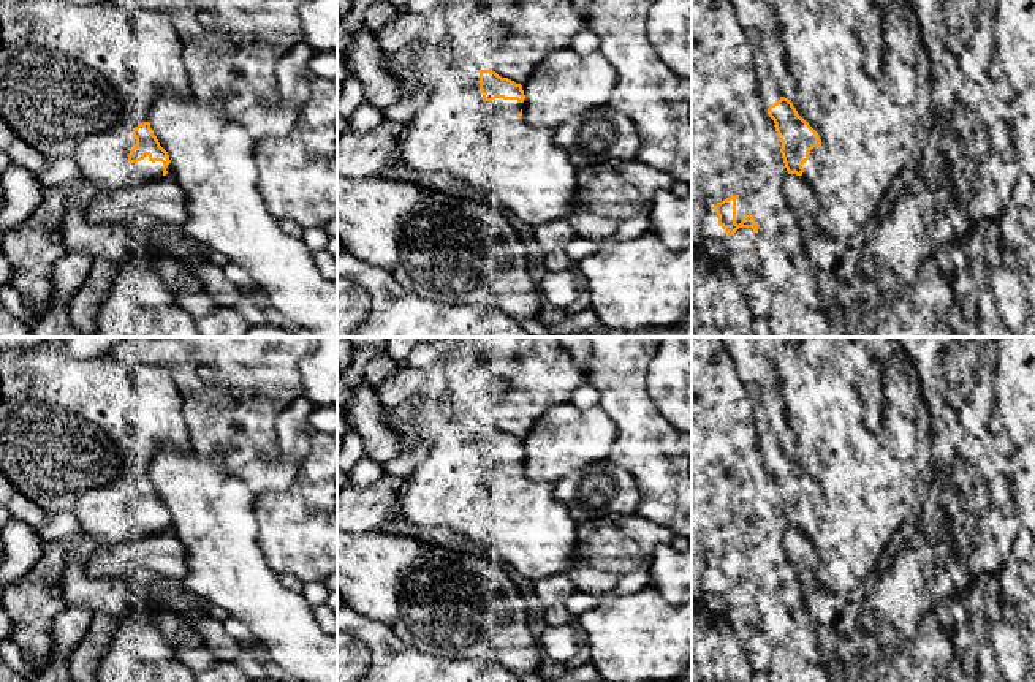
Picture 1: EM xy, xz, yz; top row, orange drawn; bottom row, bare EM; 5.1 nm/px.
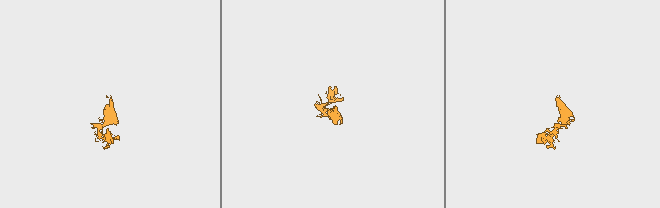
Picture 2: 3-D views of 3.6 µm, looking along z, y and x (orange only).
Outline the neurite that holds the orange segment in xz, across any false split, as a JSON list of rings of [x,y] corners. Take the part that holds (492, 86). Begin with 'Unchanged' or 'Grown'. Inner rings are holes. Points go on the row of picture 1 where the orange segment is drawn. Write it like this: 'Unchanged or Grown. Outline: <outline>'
Grown. Outline: [[[408,0],[405,8],[411,13],[440,9],[445,16],[445,36],[437,44],[410,44],[396,54],[383,54],[386,70],[402,85],[402,98],[419,90],[429,93],[427,101],[407,123],[399,155],[410,171],[424,174],[445,172],[497,196],[506,210],[511,210],[530,226],[568,218],[571,214],[579,212],[576,209],[578,168],[571,157],[554,142],[551,128],[533,127],[524,119],[525,95],[522,85],[499,76],[492,70],[492,44],[486,35],[486,28],[495,27],[499,21],[530,21],[533,5],[530,2],[502,0],[484,2],[480,6],[476,9],[475,5],[462,5],[461,0]]]

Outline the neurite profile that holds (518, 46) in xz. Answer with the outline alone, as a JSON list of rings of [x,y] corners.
[[[511,0],[511,2],[530,2],[533,5],[533,17],[530,21],[497,21],[495,27],[487,27],[486,35],[492,44],[492,71],[502,78],[508,78],[516,84],[524,84],[535,66],[543,62],[549,54],[559,49],[568,49],[573,36],[586,25],[584,16],[581,16],[570,0]]]

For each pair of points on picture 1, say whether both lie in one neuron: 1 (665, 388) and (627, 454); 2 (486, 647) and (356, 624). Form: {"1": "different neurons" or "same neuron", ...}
{"1": "different neurons", "2": "different neurons"}

